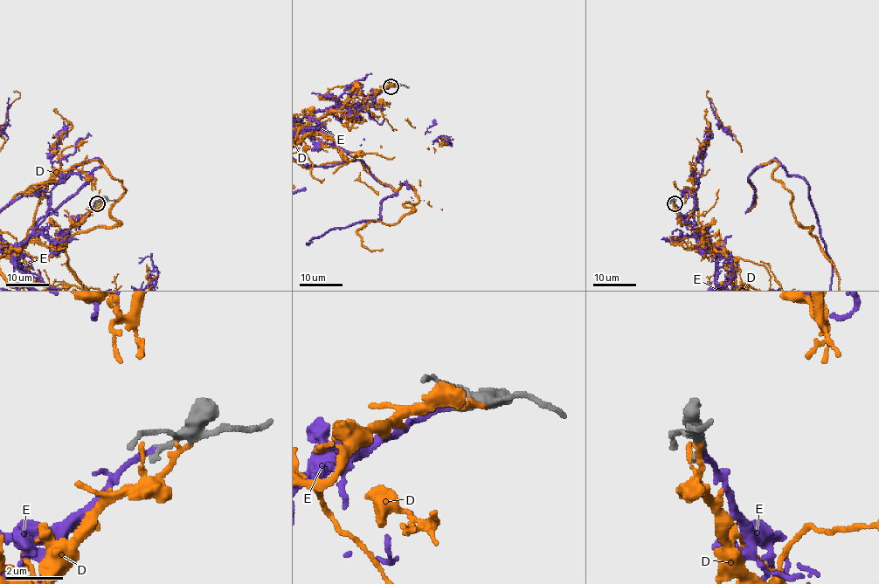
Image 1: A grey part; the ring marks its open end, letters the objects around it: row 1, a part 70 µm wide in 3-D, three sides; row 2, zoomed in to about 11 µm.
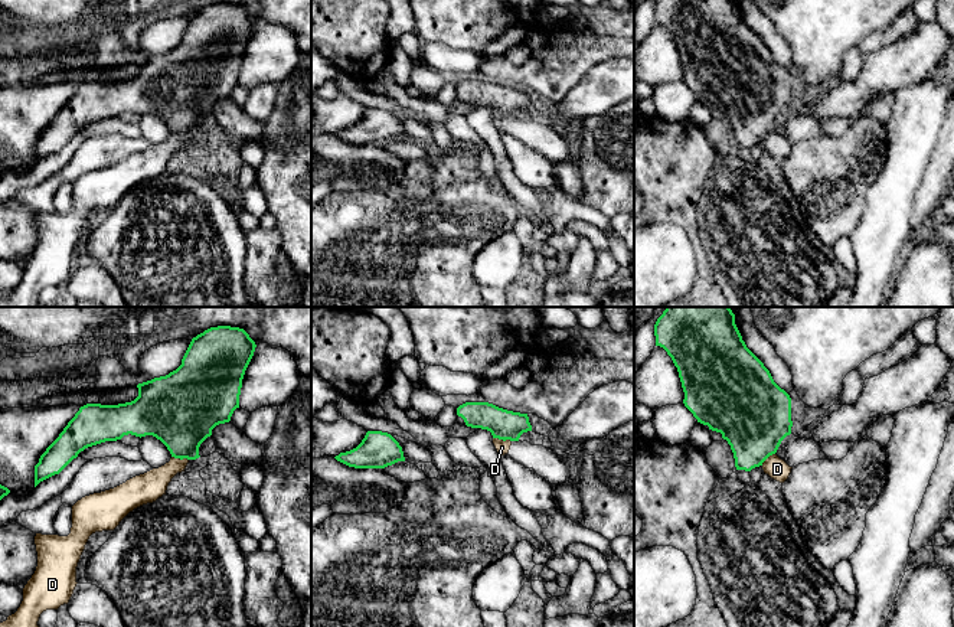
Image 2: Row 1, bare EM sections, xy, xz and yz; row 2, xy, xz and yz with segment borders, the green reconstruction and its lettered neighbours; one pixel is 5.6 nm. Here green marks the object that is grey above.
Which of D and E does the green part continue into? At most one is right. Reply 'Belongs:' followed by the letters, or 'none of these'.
Belongs: E

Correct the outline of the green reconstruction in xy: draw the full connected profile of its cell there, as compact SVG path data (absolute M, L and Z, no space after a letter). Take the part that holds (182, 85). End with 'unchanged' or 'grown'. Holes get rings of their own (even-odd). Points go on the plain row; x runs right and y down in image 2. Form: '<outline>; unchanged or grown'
M218 3L192 16L182 42L166 53L138 61L138 74L125 81L86 81L79 85L59 114L40 133L35 143L35 164L59 151L81 128L88 124L117 118L124 112L153 112L160 117L174 135L199 135L200 121L212 107L231 98L239 85L239 72L245 48L254 33L255 19L239 4Z; unchanged

